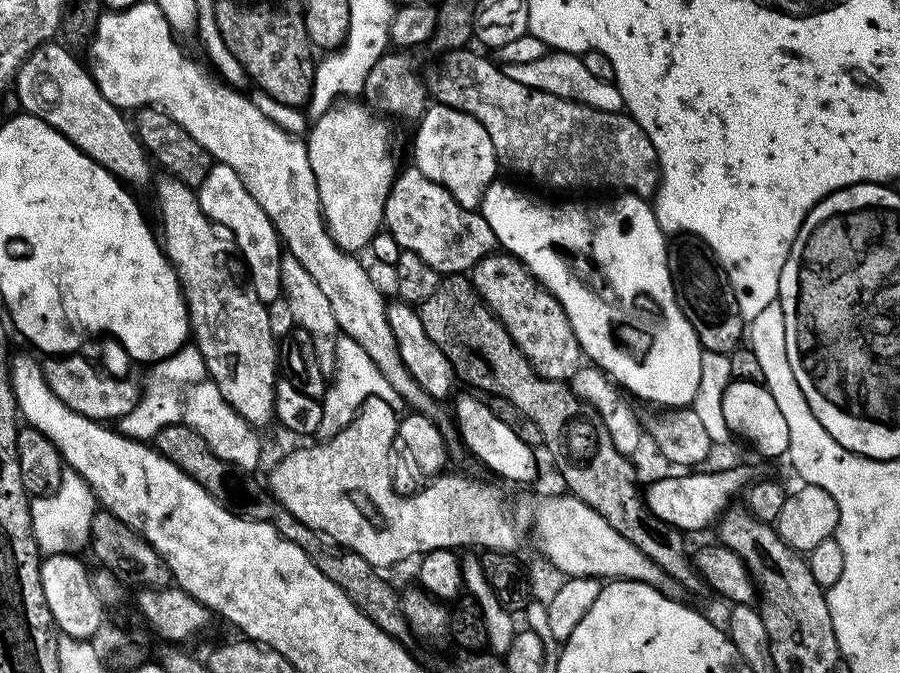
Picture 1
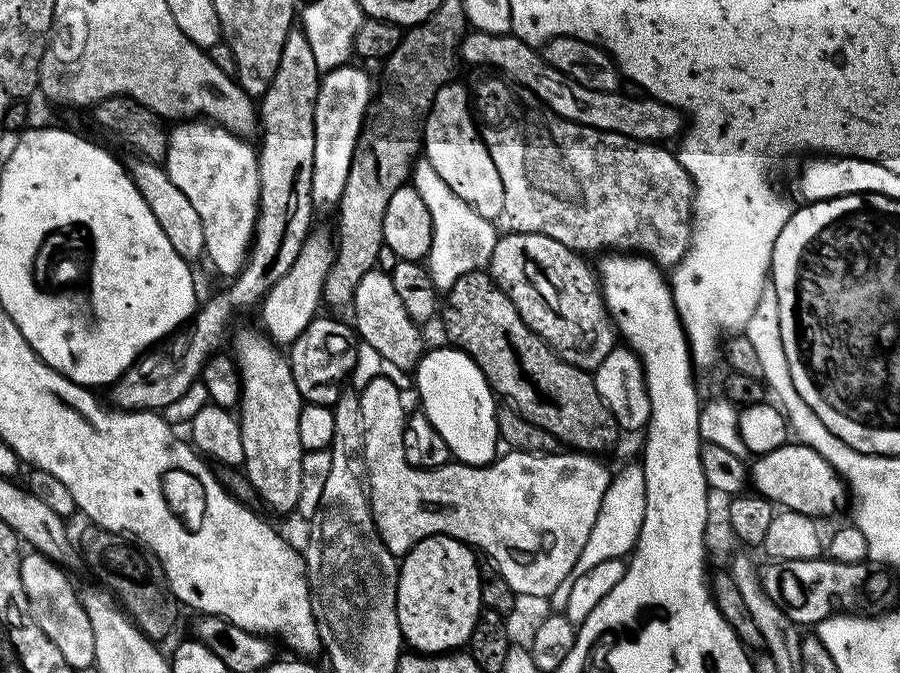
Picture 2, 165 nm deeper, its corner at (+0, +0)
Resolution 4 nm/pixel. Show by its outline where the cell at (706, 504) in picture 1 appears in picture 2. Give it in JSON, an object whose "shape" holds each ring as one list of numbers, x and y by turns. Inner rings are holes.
{"shape":[[785,442,778,450,770,450,764,456,755,457,750,464,750,484,759,495,772,501,781,509,803,516,821,518,832,516,844,504,846,485,839,472,826,462,815,449,801,442],[794,443,794,444,792,444]]}

